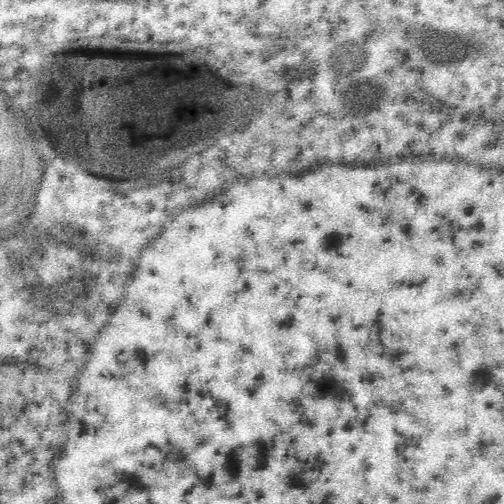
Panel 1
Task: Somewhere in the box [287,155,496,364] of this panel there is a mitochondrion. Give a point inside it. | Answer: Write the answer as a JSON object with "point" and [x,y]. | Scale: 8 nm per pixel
{"point":[334,238]}

